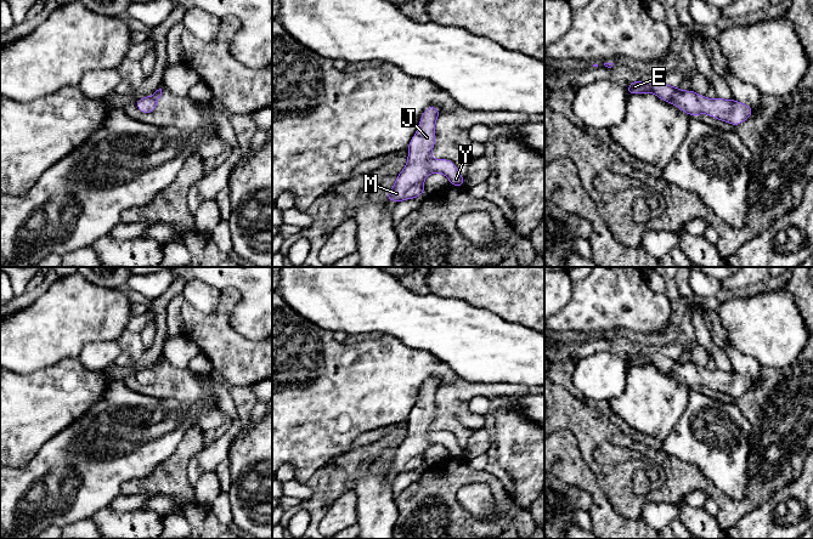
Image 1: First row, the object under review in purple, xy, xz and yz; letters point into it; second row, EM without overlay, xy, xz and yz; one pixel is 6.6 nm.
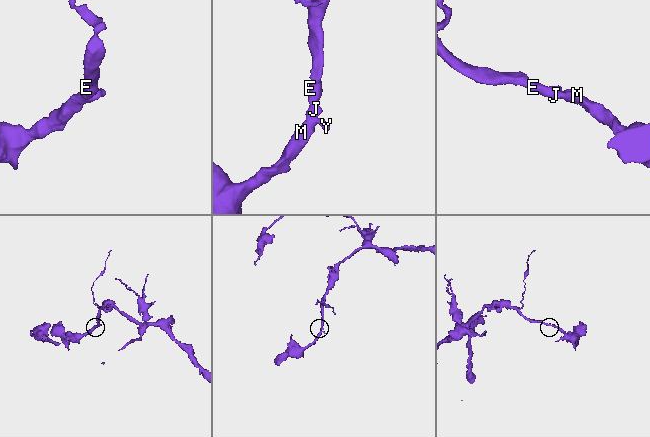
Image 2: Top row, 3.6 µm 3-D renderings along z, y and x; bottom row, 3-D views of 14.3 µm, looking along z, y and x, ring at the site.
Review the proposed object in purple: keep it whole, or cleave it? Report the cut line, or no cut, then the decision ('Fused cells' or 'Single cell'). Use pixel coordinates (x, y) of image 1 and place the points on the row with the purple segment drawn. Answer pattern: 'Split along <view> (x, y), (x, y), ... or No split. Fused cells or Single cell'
No split. Single cell

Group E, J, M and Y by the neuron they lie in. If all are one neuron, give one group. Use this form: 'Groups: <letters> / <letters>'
Groups: E J M Y

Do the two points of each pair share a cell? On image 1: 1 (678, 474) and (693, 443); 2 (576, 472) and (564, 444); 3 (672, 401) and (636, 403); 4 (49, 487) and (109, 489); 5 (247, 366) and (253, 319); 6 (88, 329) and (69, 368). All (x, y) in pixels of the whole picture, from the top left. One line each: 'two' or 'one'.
1: two
2: one
3: one
4: one
5: two
6: two

